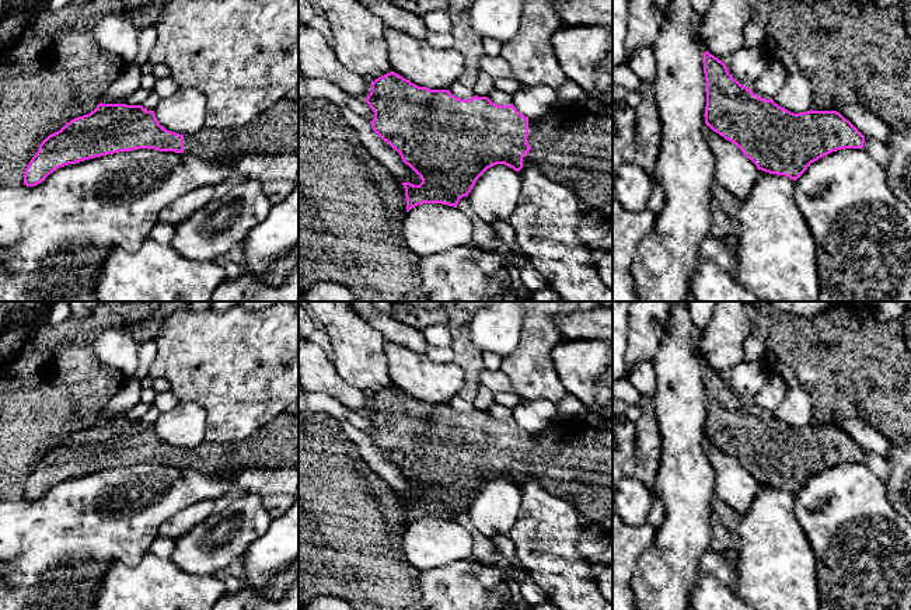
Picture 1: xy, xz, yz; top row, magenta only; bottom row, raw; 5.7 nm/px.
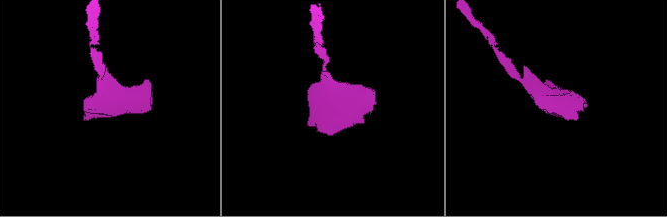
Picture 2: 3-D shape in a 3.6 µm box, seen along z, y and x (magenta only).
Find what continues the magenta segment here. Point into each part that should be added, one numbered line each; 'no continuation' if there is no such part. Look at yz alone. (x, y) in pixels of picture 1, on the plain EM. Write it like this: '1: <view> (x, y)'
no continuation

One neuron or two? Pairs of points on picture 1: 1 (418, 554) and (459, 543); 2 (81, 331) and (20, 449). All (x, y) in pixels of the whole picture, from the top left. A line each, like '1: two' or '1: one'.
1: one
2: one

